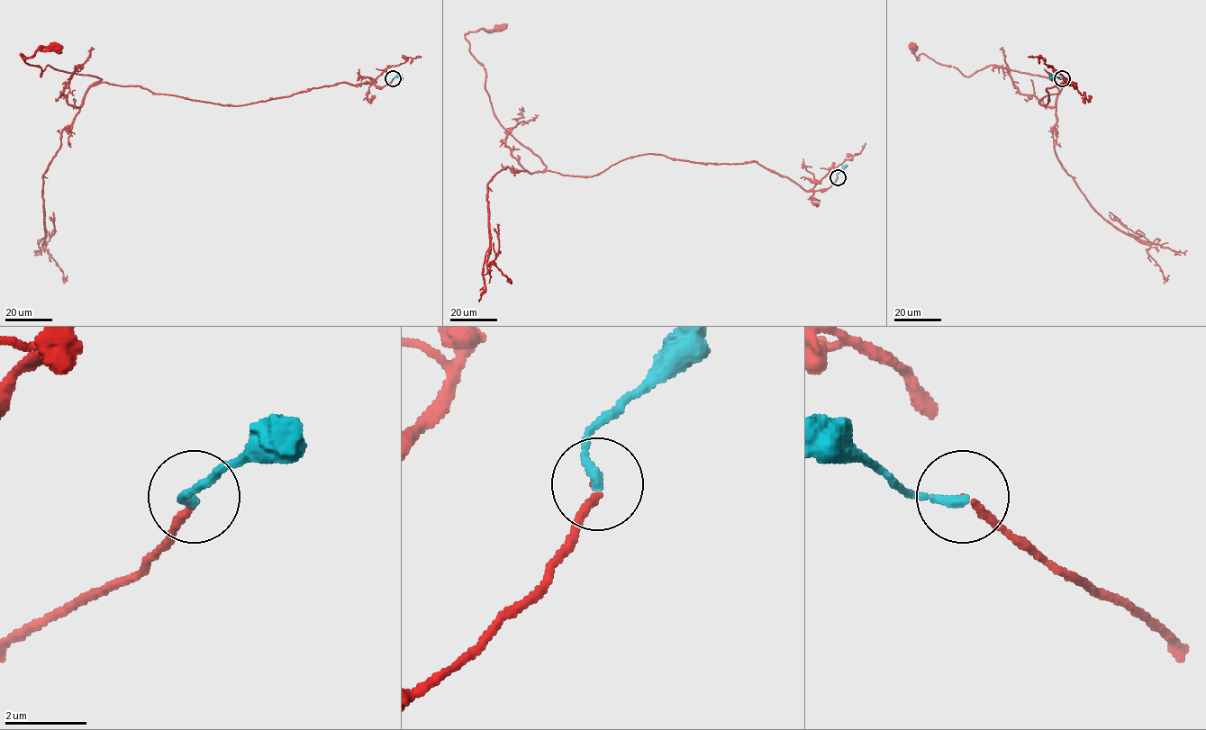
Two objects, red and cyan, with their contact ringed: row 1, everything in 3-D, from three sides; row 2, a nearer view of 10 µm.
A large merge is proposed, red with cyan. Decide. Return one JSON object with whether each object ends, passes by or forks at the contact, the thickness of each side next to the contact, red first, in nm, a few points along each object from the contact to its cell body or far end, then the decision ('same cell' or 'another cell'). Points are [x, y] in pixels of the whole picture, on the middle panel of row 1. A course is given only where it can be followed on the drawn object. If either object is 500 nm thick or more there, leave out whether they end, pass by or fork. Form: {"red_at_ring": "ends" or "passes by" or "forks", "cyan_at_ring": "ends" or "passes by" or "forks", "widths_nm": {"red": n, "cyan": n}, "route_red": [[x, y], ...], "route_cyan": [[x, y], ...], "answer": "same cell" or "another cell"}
{"red_at_ring": "ends", "cyan_at_ring": "ends", "widths_nm": {"red": 160, "cyan": 220}, "route_red": [[837, 177], [804, 191], [756, 161], [656, 154], [591, 176], [506, 167], [488, 184], [488, 265], [497, 224]], "route_cyan": [[838, 177], [847, 164]], "answer": "same cell"}

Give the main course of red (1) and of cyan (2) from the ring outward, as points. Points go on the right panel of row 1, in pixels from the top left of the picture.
1: (1062, 78), (1074, 86), (1047, 87), (1038, 102), (1061, 85), (1056, 156), (1104, 219), (1151, 244), (1109, 214)
2: (1062, 78), (1056, 76), (1049, 78)

